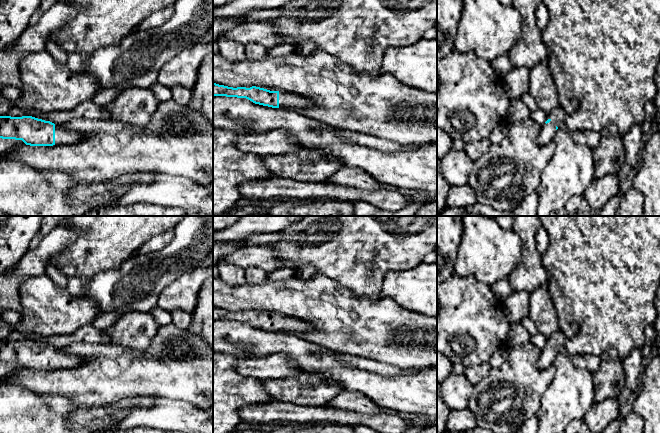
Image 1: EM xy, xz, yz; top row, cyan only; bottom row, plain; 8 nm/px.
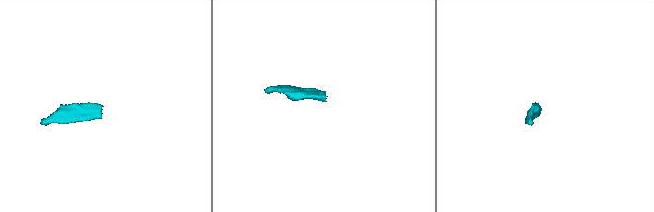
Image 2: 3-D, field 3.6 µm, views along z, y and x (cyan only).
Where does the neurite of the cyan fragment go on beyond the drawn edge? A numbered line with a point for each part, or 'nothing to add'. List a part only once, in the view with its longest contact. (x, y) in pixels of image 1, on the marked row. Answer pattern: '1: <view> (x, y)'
1: xy (63, 136)

